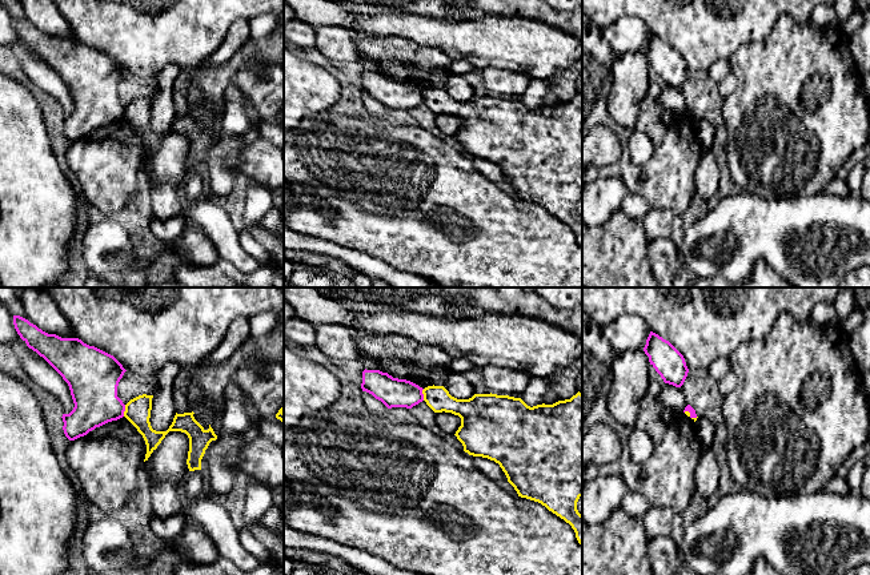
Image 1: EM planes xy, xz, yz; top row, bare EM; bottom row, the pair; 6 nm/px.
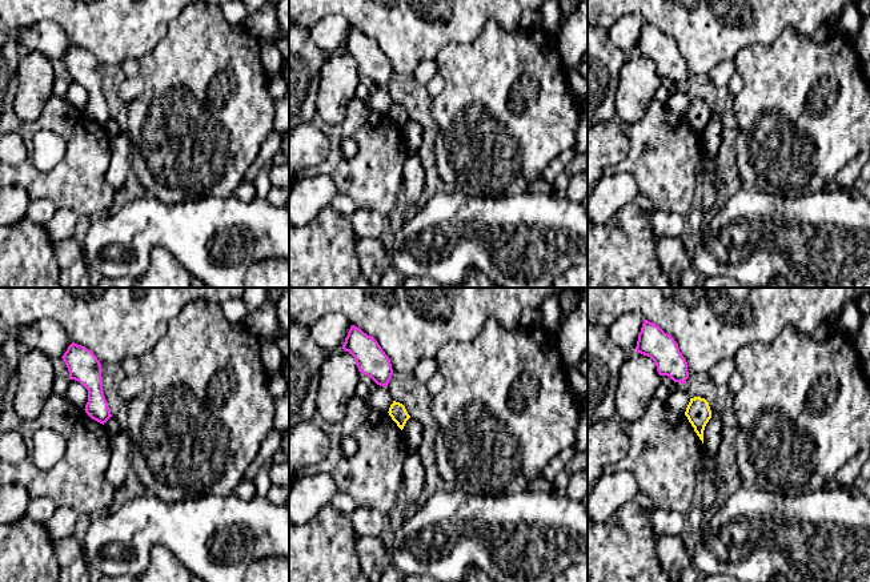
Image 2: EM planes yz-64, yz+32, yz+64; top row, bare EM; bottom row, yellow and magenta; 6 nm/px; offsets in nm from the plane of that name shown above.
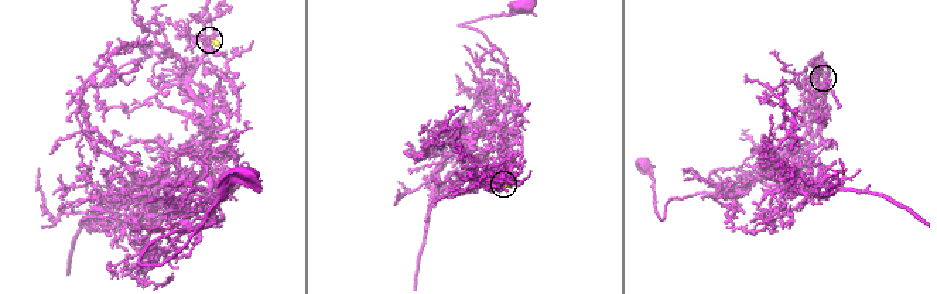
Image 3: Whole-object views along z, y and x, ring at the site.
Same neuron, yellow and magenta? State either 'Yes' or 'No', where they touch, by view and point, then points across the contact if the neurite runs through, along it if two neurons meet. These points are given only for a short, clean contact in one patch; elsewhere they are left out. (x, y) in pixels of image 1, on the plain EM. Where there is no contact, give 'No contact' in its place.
No. Touches yellow at xy (125, 112). Boundary: xy (125, 107), (123, 117)

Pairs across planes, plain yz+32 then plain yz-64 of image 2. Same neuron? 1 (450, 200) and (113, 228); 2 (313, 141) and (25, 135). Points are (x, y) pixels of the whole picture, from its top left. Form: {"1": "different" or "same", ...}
{"1": "same", "2": "different"}

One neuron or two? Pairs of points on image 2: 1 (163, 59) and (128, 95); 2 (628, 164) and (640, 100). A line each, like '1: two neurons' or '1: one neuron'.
1: two neurons
2: two neurons

